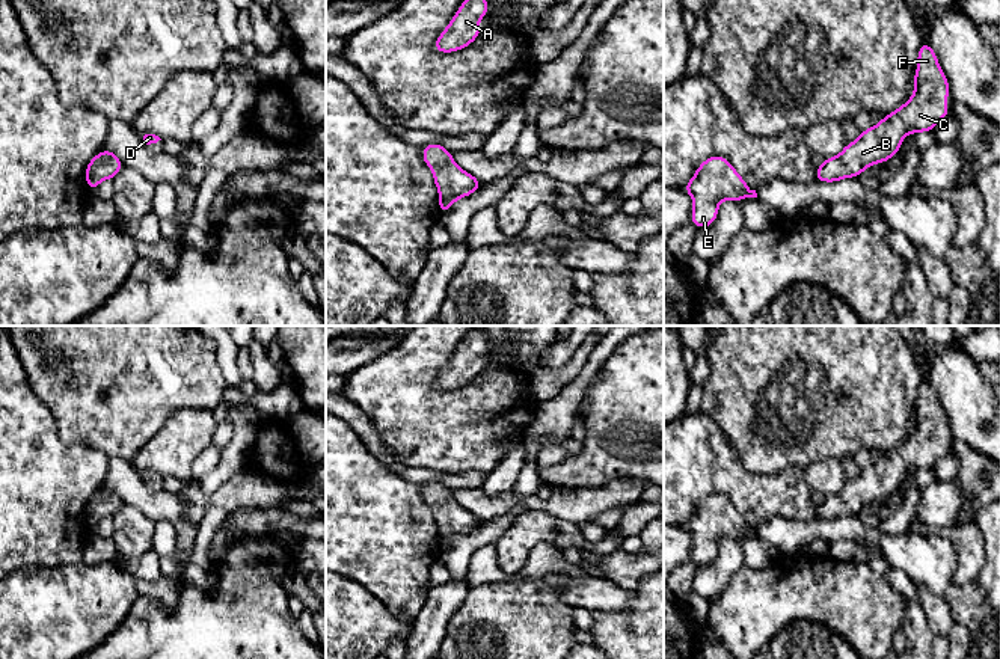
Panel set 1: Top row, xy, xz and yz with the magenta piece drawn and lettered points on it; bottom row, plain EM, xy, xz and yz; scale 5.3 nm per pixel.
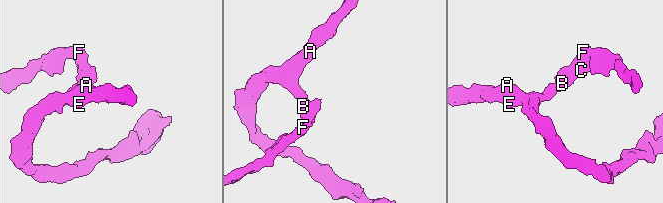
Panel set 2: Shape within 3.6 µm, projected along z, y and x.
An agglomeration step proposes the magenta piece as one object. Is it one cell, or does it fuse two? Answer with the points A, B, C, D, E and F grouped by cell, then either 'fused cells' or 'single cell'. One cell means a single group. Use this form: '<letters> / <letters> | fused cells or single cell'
A B C D E F | single cell

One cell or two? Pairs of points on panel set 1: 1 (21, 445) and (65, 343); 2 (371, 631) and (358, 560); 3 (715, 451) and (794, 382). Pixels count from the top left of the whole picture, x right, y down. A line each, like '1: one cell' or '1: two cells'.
1: two cells
2: two cells
3: two cells

